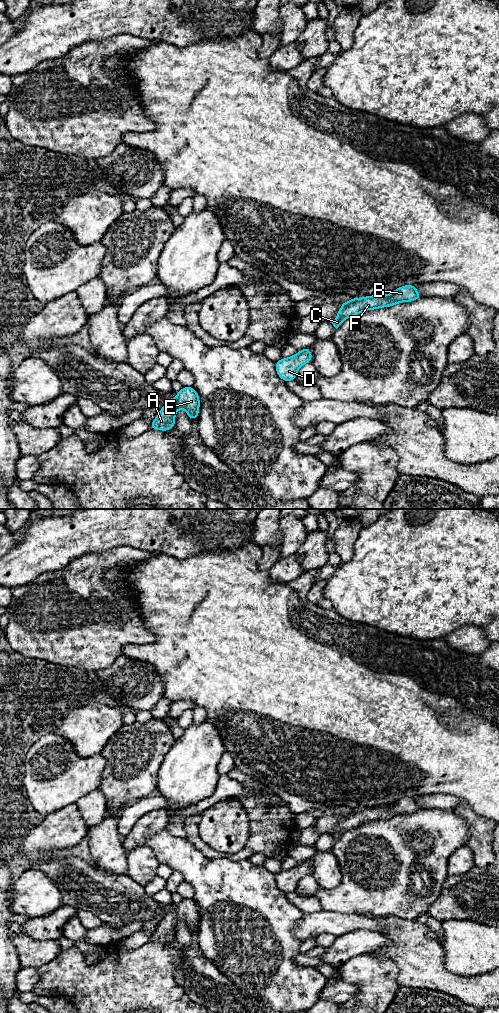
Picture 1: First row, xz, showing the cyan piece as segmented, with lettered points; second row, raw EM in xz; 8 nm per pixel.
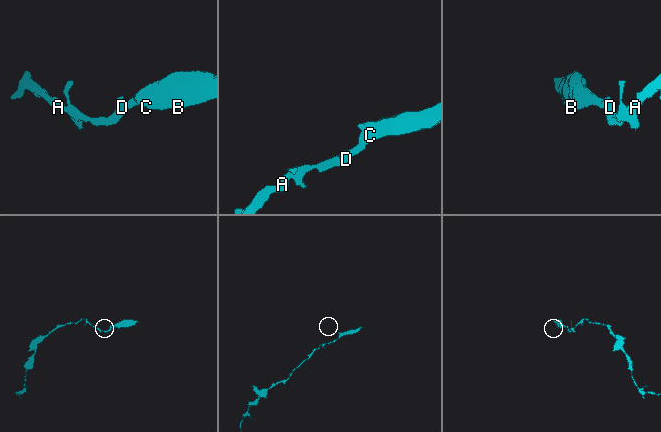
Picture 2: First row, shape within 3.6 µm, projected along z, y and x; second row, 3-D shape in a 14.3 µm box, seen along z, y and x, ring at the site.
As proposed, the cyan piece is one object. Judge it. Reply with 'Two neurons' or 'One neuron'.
One neuron

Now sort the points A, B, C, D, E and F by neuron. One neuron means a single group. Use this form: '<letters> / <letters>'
A B C D E F

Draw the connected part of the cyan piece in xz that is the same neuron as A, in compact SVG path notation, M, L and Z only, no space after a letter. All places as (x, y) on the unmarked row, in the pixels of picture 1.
M182 899L173 912L163 917L150 941L168 943L174 940L175 927L180 920L186 923L189 931L198 931L199 919L200 912L196 902L193 899Z

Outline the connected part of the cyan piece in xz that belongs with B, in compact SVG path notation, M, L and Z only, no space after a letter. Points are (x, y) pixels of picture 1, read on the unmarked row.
M405 797L397 800L389 807L373 807L362 810L353 810L348 814L341 814L336 831L330 835L337 841L345 831L358 827L367 822L394 818L402 814L411 814L422 810L417 804L416 797Z

